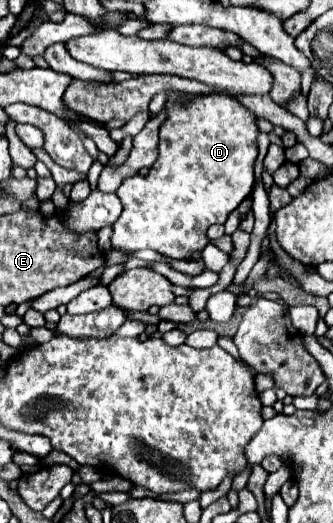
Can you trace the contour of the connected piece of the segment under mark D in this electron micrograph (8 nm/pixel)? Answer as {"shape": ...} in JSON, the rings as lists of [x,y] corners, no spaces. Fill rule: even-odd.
{"shape":[[[168,90],[164,104],[168,114],[160,126],[160,156],[146,176],[128,176],[116,190],[124,210],[112,224],[112,248],[122,250],[156,250],[170,258],[188,258],[192,252],[202,250],[208,244],[206,230],[210,224],[224,224],[228,214],[240,206],[240,202],[252,192],[254,166],[258,160],[258,124],[256,116],[244,108],[234,96],[212,94],[188,94]]]}

